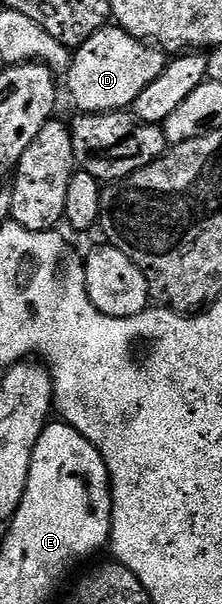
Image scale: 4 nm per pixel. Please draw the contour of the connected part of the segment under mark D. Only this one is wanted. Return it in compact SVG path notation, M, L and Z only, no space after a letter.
M107 27L96 31L92 39L73 50L70 67L64 73L66 89L79 114L126 111L133 107L148 83L160 79L167 60L163 50L136 39L123 29Z

